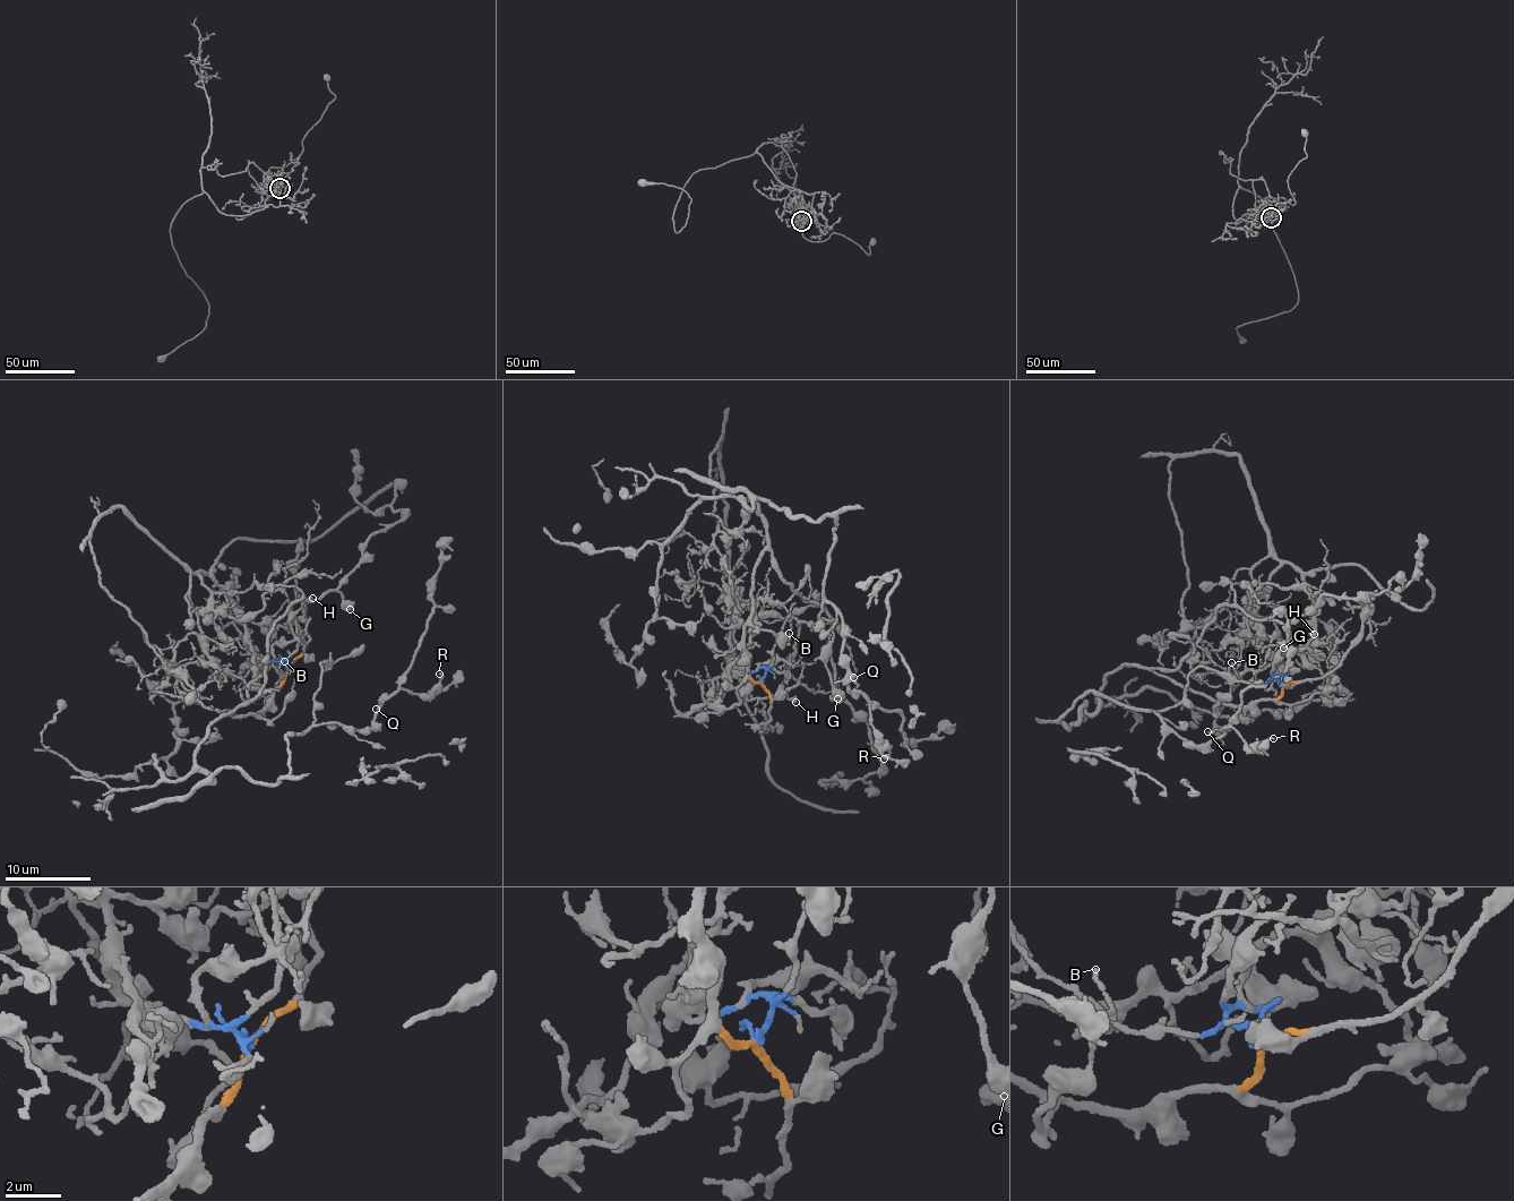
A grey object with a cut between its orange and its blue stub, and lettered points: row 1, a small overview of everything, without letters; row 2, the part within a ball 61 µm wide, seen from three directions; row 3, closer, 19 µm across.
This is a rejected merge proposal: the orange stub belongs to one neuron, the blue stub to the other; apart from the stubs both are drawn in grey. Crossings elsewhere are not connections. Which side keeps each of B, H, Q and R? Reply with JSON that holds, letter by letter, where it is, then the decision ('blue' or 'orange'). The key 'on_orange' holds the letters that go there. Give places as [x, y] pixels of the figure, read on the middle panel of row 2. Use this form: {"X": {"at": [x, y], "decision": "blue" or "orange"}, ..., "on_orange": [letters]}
{"B": {"at": [789, 633], "decision": "blue"}, "H": {"at": [796, 702], "decision": "blue"}, "Q": {"at": [853, 677], "decision": "orange"}, "R": {"at": [884, 758], "decision": "orange"}, "on_orange": ["Q", "R"]}

